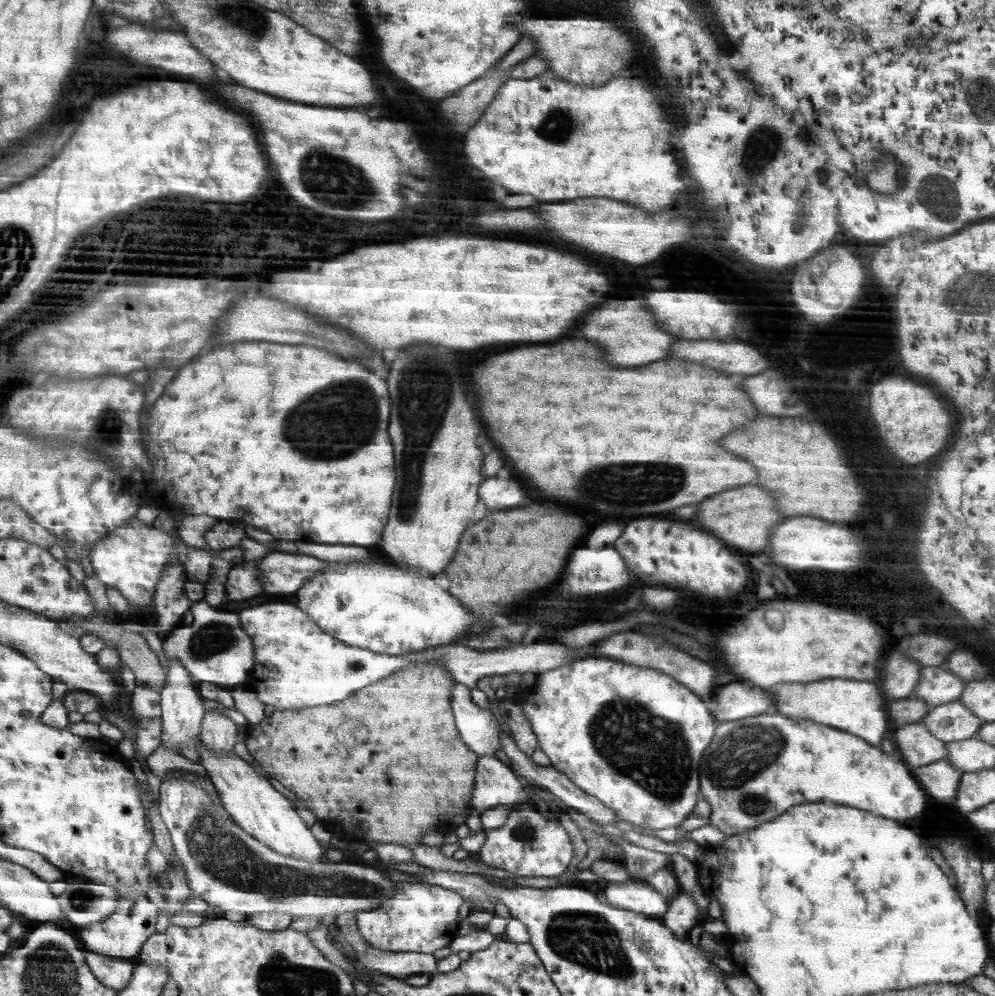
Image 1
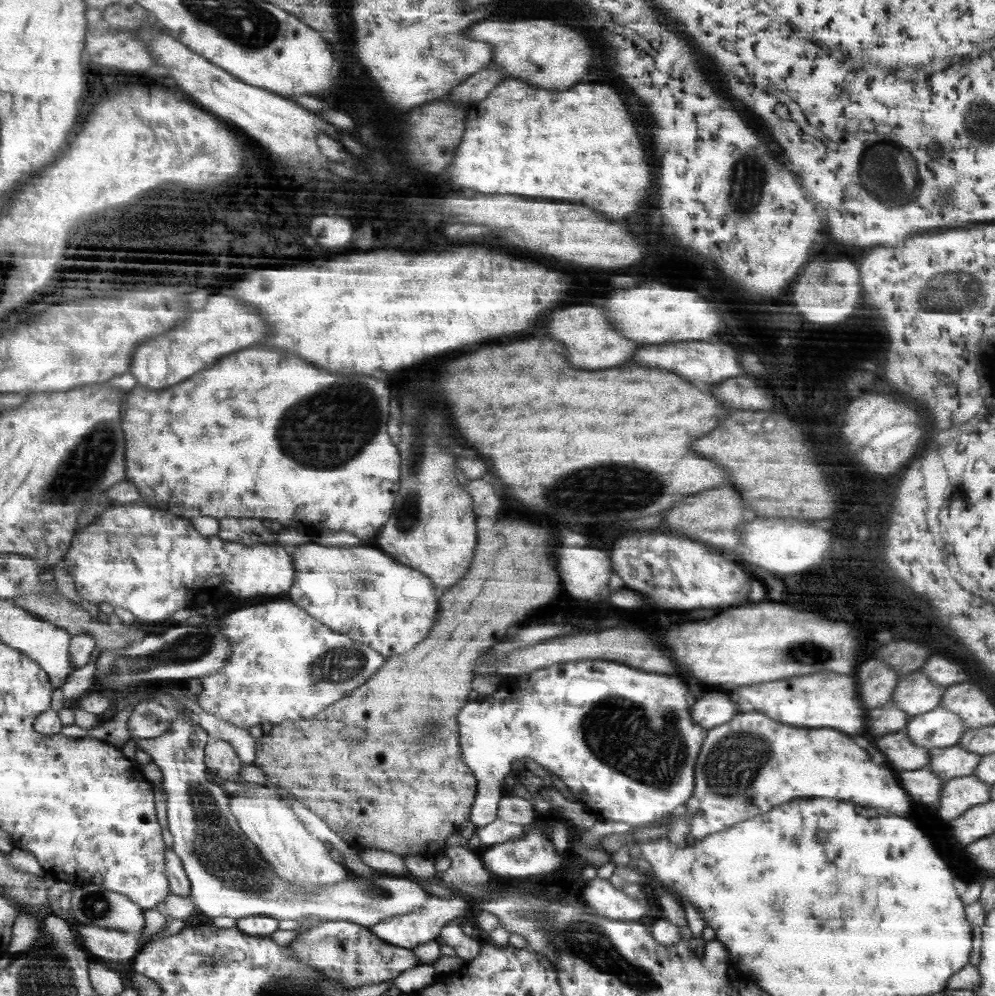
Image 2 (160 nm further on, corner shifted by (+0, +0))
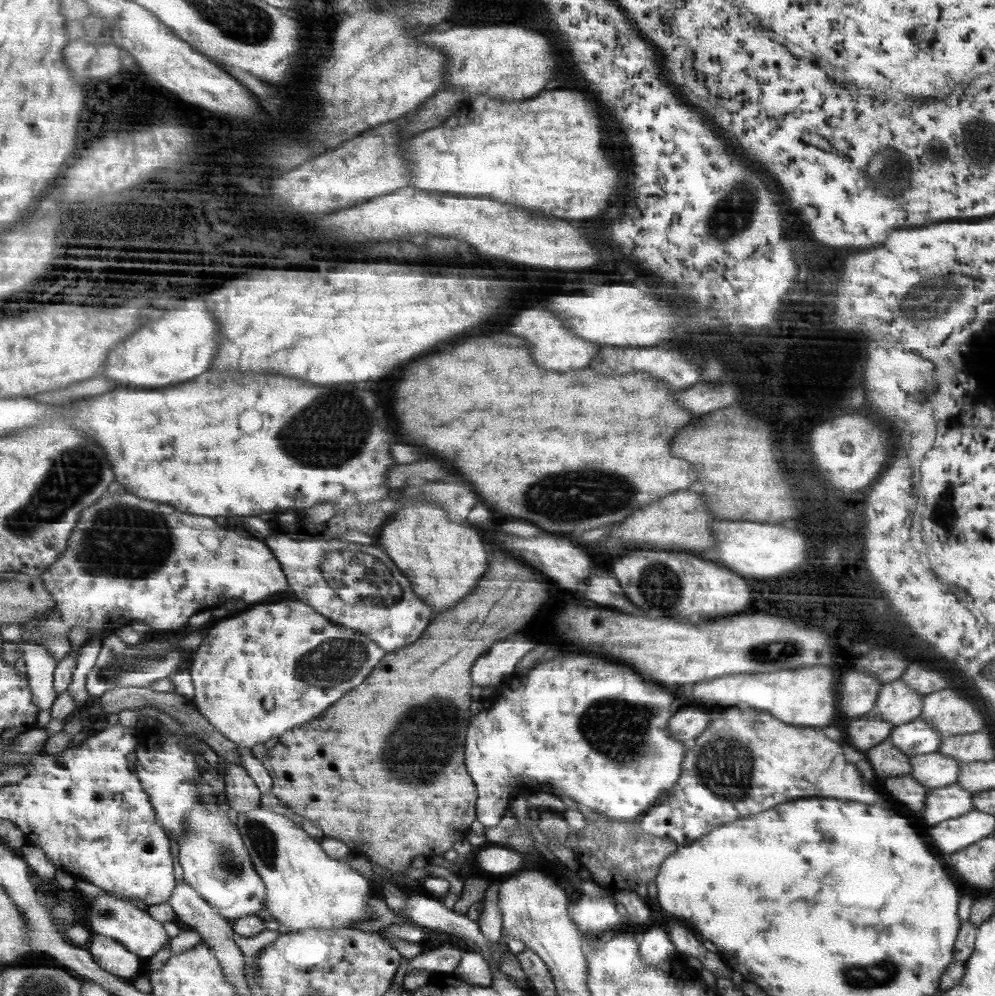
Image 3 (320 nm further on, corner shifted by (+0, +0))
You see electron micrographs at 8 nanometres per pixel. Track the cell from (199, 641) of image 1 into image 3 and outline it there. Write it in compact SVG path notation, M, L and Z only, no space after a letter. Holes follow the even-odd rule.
M194 630L184 639L184 642L187 642L186 646L175 646L175 642L157 642L157 640L131 645L113 634L103 638L104 645L97 664L88 674L87 688L90 695L100 698L115 687L149 687L157 680L169 678L176 673L176 670L189 668L192 665L189 654L194 658L206 633L207 630Z

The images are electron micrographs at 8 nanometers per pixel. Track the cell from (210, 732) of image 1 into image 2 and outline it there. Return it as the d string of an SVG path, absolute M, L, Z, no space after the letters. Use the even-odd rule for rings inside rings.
M219 740L206 747L206 766L213 780L239 783L244 763L227 740Z

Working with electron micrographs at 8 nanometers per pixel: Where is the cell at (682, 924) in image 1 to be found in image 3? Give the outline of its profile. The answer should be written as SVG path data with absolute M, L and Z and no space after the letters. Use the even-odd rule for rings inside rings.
M641 928L639 931L639 948L642 961L648 966L658 966L665 962L674 951L673 943L669 940L666 928Z

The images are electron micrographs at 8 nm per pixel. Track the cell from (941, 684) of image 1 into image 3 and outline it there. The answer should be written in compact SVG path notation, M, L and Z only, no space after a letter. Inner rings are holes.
M897 679L879 687L874 707L880 718L895 727L918 718L921 714L922 695Z

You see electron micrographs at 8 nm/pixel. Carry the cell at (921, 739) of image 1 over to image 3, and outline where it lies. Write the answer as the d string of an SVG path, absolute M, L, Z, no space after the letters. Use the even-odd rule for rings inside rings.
M888 739L882 741L879 745L872 746L865 751L864 755L872 766L872 773L878 782L885 780L887 777L893 778L911 772L909 756L899 753L899 750L891 745Z

